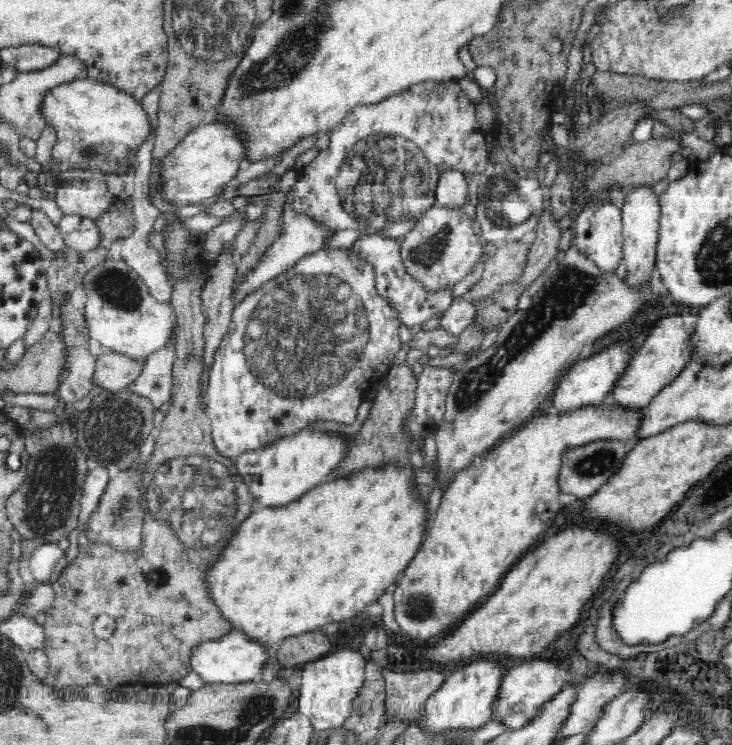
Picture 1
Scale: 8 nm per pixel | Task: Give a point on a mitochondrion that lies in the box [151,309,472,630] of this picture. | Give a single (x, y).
(418, 606)

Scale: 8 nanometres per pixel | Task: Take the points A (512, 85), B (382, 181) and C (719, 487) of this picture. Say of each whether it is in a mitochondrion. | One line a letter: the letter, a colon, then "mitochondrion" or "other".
A: other
B: mitochondrion
C: other

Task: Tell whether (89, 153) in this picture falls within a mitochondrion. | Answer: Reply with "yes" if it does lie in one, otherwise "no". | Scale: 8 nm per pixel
yes

